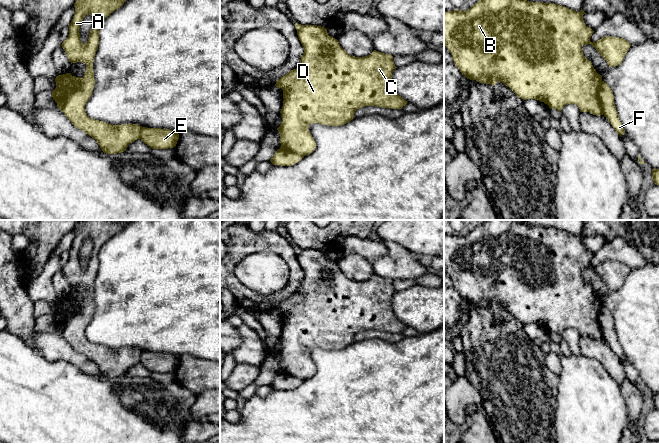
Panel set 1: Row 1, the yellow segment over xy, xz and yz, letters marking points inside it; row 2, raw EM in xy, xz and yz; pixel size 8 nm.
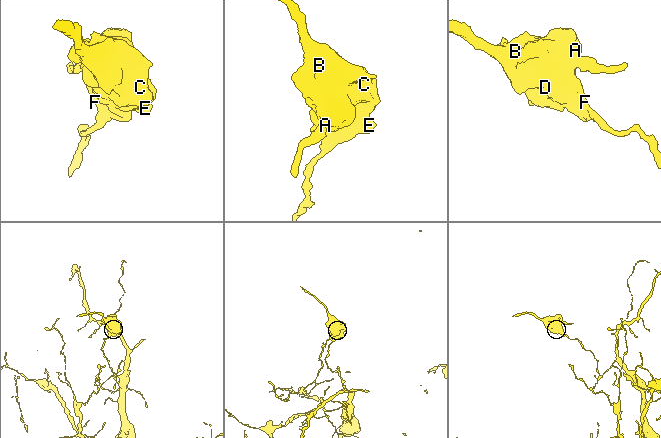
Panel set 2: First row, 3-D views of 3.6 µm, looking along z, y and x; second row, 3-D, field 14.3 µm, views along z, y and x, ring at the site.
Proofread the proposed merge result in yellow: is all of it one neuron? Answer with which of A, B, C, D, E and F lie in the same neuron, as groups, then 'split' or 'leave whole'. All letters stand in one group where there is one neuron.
groups A B C D / E F; split

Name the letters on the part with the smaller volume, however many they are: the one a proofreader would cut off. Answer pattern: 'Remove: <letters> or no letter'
Remove: A, B, C, D

